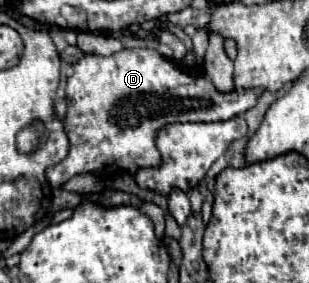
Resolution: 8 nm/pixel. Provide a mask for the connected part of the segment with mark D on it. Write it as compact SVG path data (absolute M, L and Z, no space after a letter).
M126 48L110 56L84 54L74 64L74 74L68 78L66 100L68 100L68 112L66 112L64 128L70 140L70 152L62 162L46 170L46 178L52 184L52 188L60 188L64 182L68 182L76 174L86 174L86 172L100 174L108 168L136 172L136 168L160 166L160 152L154 140L156 140L156 132L164 124L230 120L234 116L244 114L248 108L252 108L258 102L258 90L250 88L250 90L218 92L208 76L192 76L184 70L178 70L172 62L168 62L156 50Z

